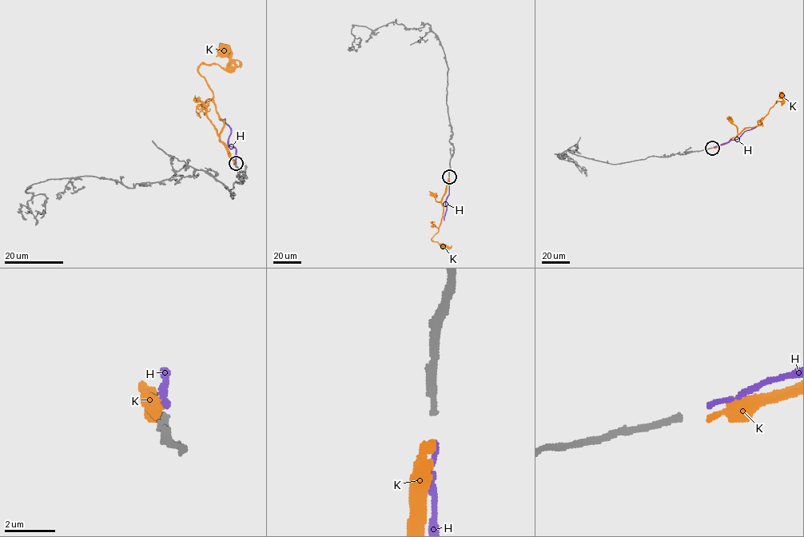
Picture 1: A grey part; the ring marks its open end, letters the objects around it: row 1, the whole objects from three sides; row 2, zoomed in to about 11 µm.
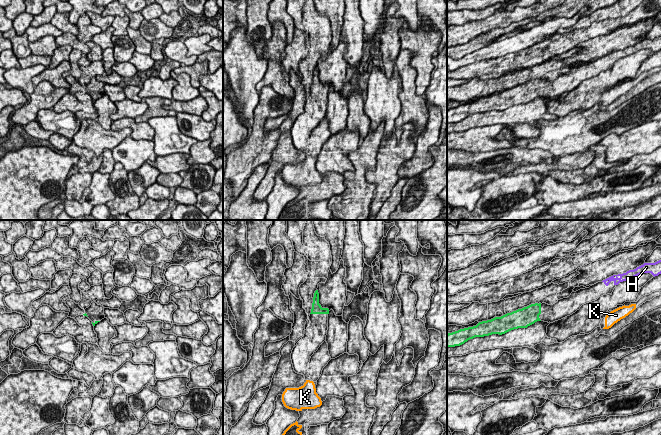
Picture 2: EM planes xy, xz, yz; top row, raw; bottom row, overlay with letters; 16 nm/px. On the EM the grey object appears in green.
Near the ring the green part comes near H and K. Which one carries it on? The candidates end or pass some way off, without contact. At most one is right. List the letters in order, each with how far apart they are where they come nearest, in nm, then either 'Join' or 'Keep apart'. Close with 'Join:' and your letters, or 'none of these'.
H: Distance 1050 nm. Join
K: Distance 1000 nm. Keep apart
Join: H

